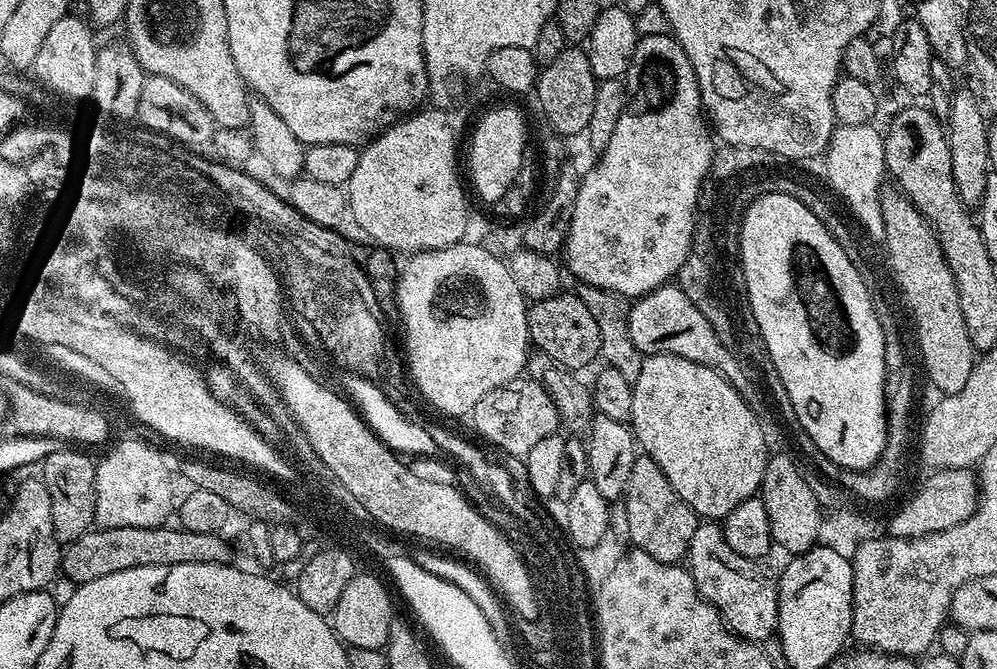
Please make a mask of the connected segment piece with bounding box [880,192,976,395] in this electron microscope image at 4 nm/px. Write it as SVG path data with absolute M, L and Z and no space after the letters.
M893 192L885 193L881 197L880 209L883 214L883 239L888 248L888 260L892 266L891 277L895 278L895 285L901 294L906 298L906 302L914 314L916 324L916 334L918 336L918 354L923 364L923 371L929 385L932 384L941 395L957 393L966 386L966 381L973 372L973 366L976 361L976 351L969 340L969 331L966 330L966 324L962 317L961 303L958 299L957 284L954 282L953 272L942 254L941 246L937 242L936 233L932 225L928 223L923 215L913 204L907 200L907 197Z

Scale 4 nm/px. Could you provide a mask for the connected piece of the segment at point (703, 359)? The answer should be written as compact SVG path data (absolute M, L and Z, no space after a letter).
M667 284L639 297L629 307L628 325L631 341L645 355L672 355L698 362L699 365L714 369L725 376L736 389L745 389L745 367L722 345L710 322L690 302L690 298L686 297L679 285Z

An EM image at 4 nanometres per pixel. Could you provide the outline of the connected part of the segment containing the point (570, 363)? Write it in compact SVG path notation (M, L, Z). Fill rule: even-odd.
M567 290L535 301L528 310L528 338L539 351L545 352L550 358L564 368L581 370L592 359L600 356L600 339L598 338L598 322L590 315L590 310L582 303L579 294L572 296Z

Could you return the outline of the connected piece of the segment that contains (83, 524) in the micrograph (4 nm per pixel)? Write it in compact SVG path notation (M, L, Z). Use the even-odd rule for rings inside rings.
M64 446L60 452L50 454L42 461L42 479L50 494L50 518L54 518L54 534L64 546L89 532L96 518L96 464L84 452L87 451Z

